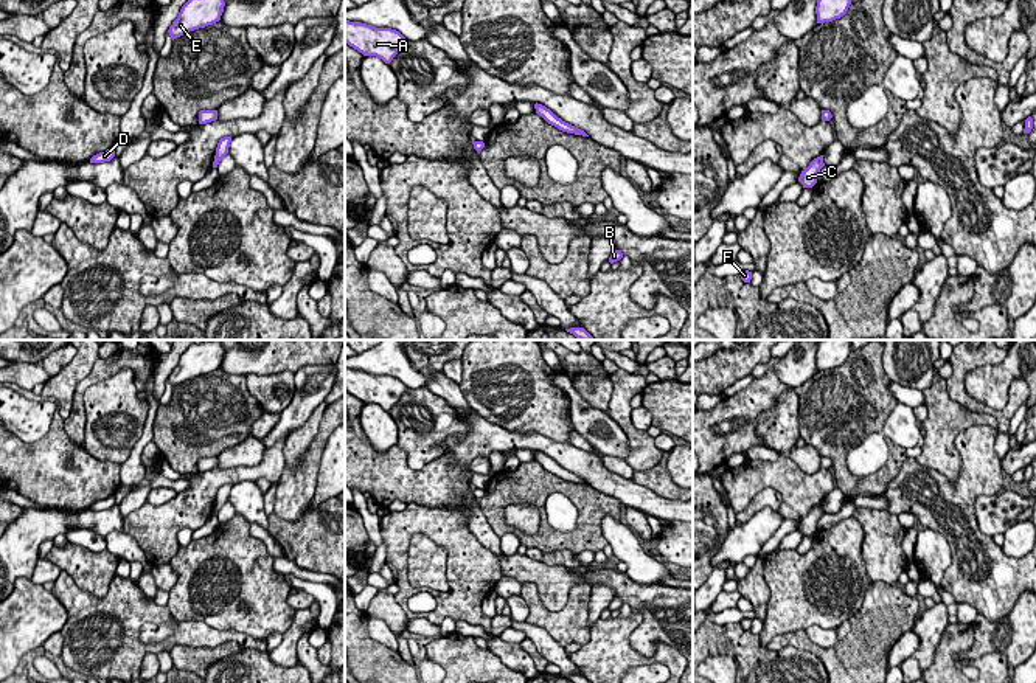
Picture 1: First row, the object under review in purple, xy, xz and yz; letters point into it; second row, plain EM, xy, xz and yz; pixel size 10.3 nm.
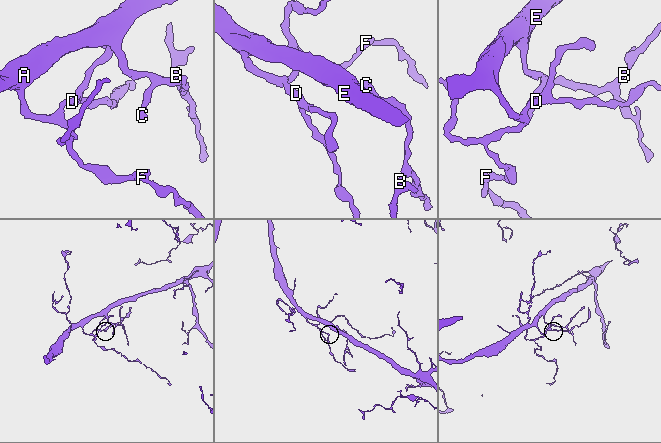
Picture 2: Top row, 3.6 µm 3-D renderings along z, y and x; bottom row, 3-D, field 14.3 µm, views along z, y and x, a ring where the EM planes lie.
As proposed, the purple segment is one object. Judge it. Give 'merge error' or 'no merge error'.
no merge error

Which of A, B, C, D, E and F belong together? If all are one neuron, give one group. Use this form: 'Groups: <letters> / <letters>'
Groups: A B C D E F

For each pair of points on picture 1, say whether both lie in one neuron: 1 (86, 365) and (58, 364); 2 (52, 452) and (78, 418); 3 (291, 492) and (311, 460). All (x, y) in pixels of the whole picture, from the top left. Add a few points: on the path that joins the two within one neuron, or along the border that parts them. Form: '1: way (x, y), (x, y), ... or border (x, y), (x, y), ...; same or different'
1: border (75, 356), (50, 377); different
2: border (62, 419), (62, 429), (81, 446); different
3: way (298, 485), (308, 468); same

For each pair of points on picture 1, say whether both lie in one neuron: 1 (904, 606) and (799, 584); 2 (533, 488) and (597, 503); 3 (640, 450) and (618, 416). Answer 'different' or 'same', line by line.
1: different
2: same
3: same

